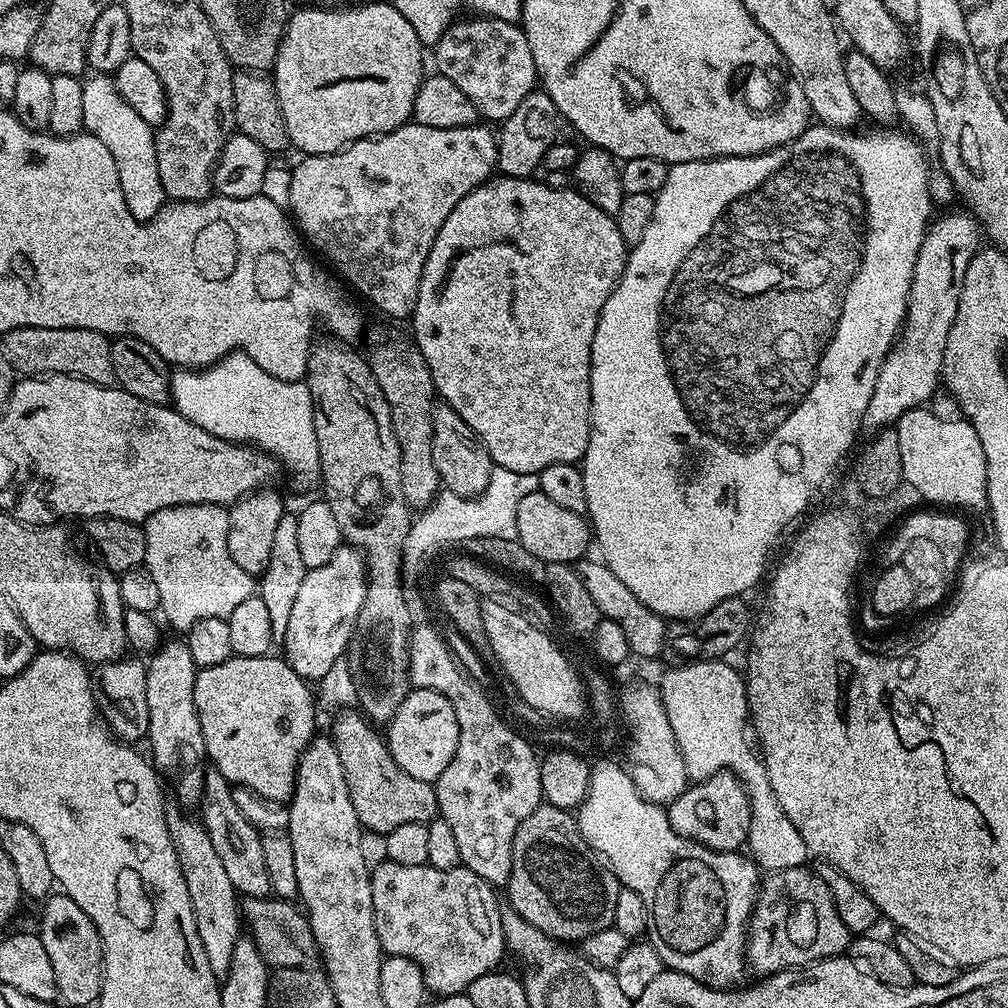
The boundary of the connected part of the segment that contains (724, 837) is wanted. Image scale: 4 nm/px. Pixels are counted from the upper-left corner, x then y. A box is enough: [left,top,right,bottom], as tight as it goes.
[666,772,750,852]

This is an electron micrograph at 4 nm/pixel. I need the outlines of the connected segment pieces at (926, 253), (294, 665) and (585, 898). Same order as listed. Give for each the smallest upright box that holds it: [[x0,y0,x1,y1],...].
[[864,211,982,430],[282,546,368,681],[507,802,621,942]]

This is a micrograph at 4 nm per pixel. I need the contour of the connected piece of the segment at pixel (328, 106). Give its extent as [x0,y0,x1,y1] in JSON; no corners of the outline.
[274,2,422,156]

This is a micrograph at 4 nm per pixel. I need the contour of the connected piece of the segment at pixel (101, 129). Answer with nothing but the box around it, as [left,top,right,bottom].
[82,74,166,222]

